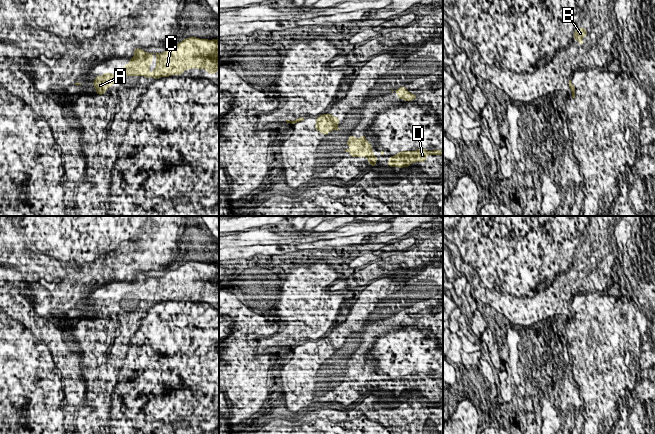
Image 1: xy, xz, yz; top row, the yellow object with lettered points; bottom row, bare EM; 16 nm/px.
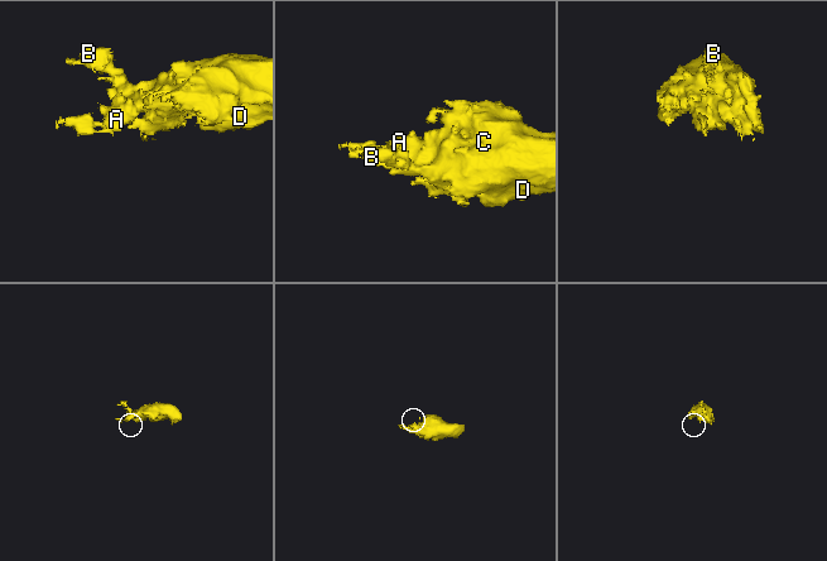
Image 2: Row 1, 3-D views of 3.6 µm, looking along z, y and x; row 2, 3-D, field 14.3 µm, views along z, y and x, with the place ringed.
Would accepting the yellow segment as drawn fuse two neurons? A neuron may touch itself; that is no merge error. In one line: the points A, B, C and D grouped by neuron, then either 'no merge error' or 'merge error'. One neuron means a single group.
A B C D | no merge error

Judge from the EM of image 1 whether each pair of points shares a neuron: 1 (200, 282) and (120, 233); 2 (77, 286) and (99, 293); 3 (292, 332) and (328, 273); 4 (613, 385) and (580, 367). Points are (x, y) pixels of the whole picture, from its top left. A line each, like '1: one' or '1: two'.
1: two
2: two
3: one
4: one

